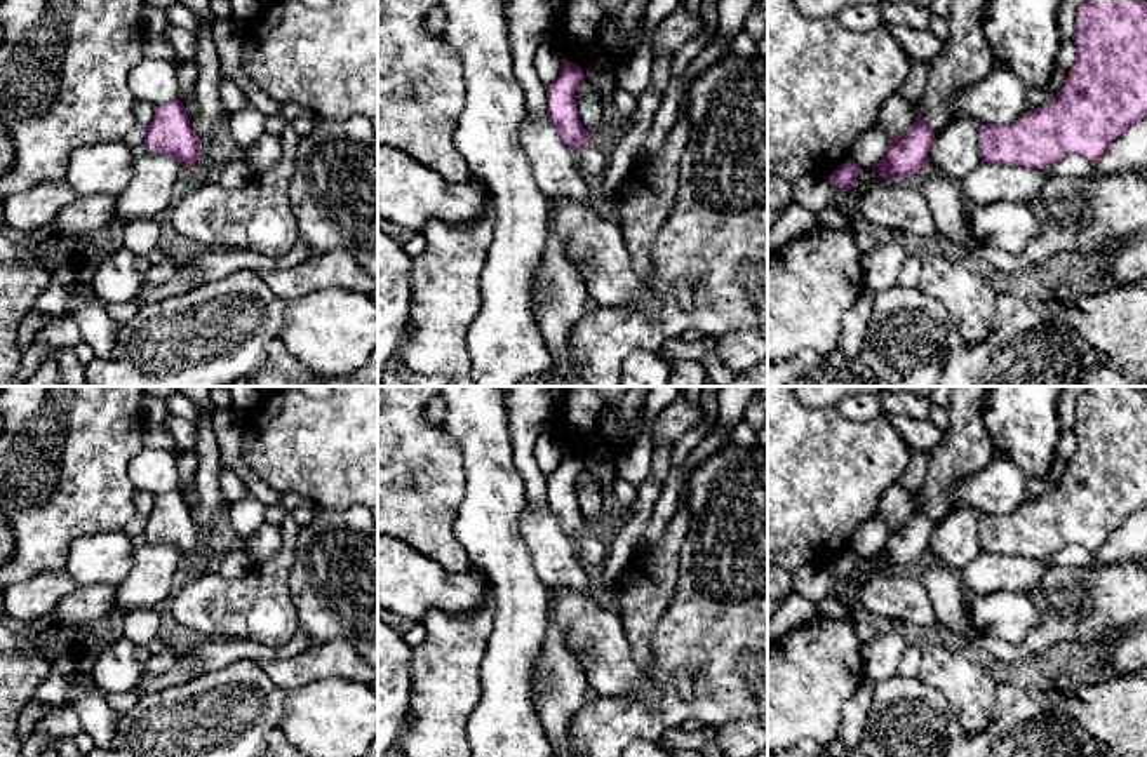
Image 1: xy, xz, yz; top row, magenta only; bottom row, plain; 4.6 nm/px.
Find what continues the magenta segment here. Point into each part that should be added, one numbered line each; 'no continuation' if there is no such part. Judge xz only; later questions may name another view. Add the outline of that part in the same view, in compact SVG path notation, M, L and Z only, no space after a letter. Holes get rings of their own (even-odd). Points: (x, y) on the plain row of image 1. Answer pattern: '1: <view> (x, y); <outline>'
no continuation

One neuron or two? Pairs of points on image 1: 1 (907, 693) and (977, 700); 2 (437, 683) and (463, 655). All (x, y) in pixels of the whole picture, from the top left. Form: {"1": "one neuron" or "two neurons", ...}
{"1": "two neurons", "2": "one neuron"}

